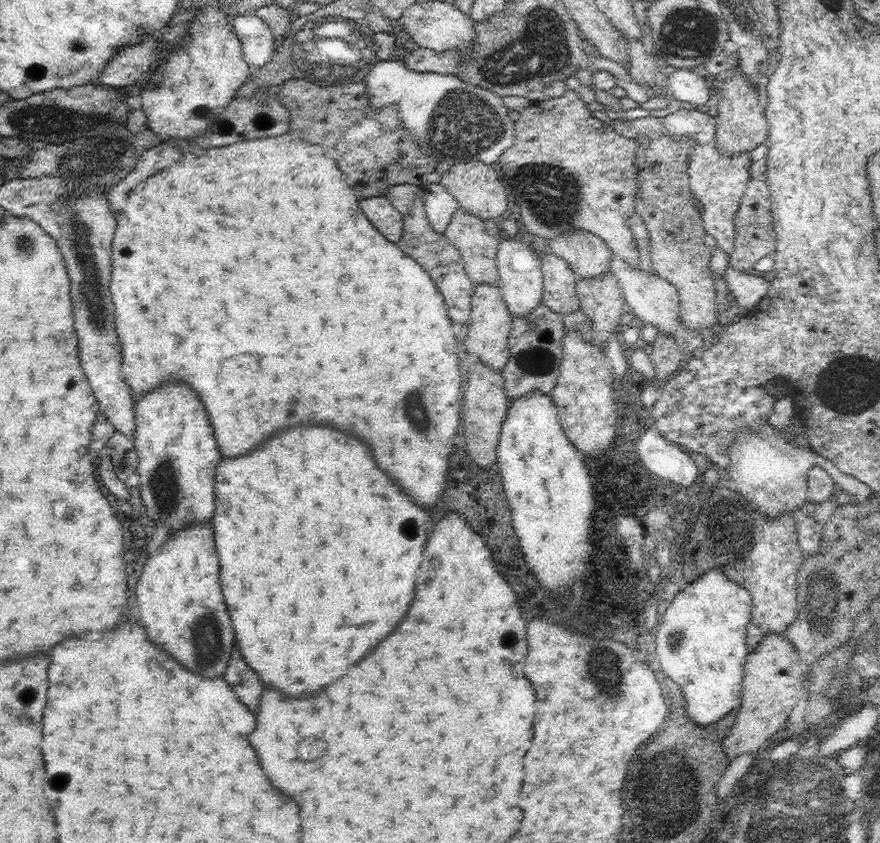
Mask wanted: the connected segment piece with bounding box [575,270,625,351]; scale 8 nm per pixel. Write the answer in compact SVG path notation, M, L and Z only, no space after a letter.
M610 270L594 279L578 277L575 289L582 312L591 320L595 346L604 351L611 332L620 329L625 303L617 277Z

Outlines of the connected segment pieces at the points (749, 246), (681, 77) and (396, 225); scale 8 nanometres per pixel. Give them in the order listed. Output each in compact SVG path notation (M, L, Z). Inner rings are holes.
M750 178L746 192L741 198L738 212L735 213L734 248L730 254L730 264L737 270L750 274L754 264L767 255L774 255L777 245L776 231L771 213L771 196L768 185L764 180Z
M676 68L665 79L671 98L682 101L684 105L706 108L711 102L709 82L704 73L696 69Z
M372 196L359 201L366 218L390 241L397 243L403 233L401 212L385 196Z

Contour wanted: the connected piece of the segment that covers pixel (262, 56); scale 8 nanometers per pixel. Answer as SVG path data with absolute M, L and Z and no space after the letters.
M255 13L234 17L233 32L236 32L243 56L250 67L264 66L276 54L274 32Z

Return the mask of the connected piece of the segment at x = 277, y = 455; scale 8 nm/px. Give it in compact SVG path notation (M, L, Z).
M292 426L282 432L274 432L262 448L252 454L238 456L234 460L224 458L216 467L215 486L216 512L212 516L212 530L216 540L216 552L220 556L220 580L222 594L228 608L228 614L234 624L234 634L242 656L248 666L256 670L264 684L272 684L284 696L298 696L302 692L318 692L328 684L338 682L346 676L348 668L360 662L368 652L372 652L380 640L390 636L396 624L406 616L410 602L414 598L414 580L416 570L422 562L424 546L428 540L426 534L426 516L428 512L418 508L400 488L376 466L370 448L354 438L338 432L330 426Z

